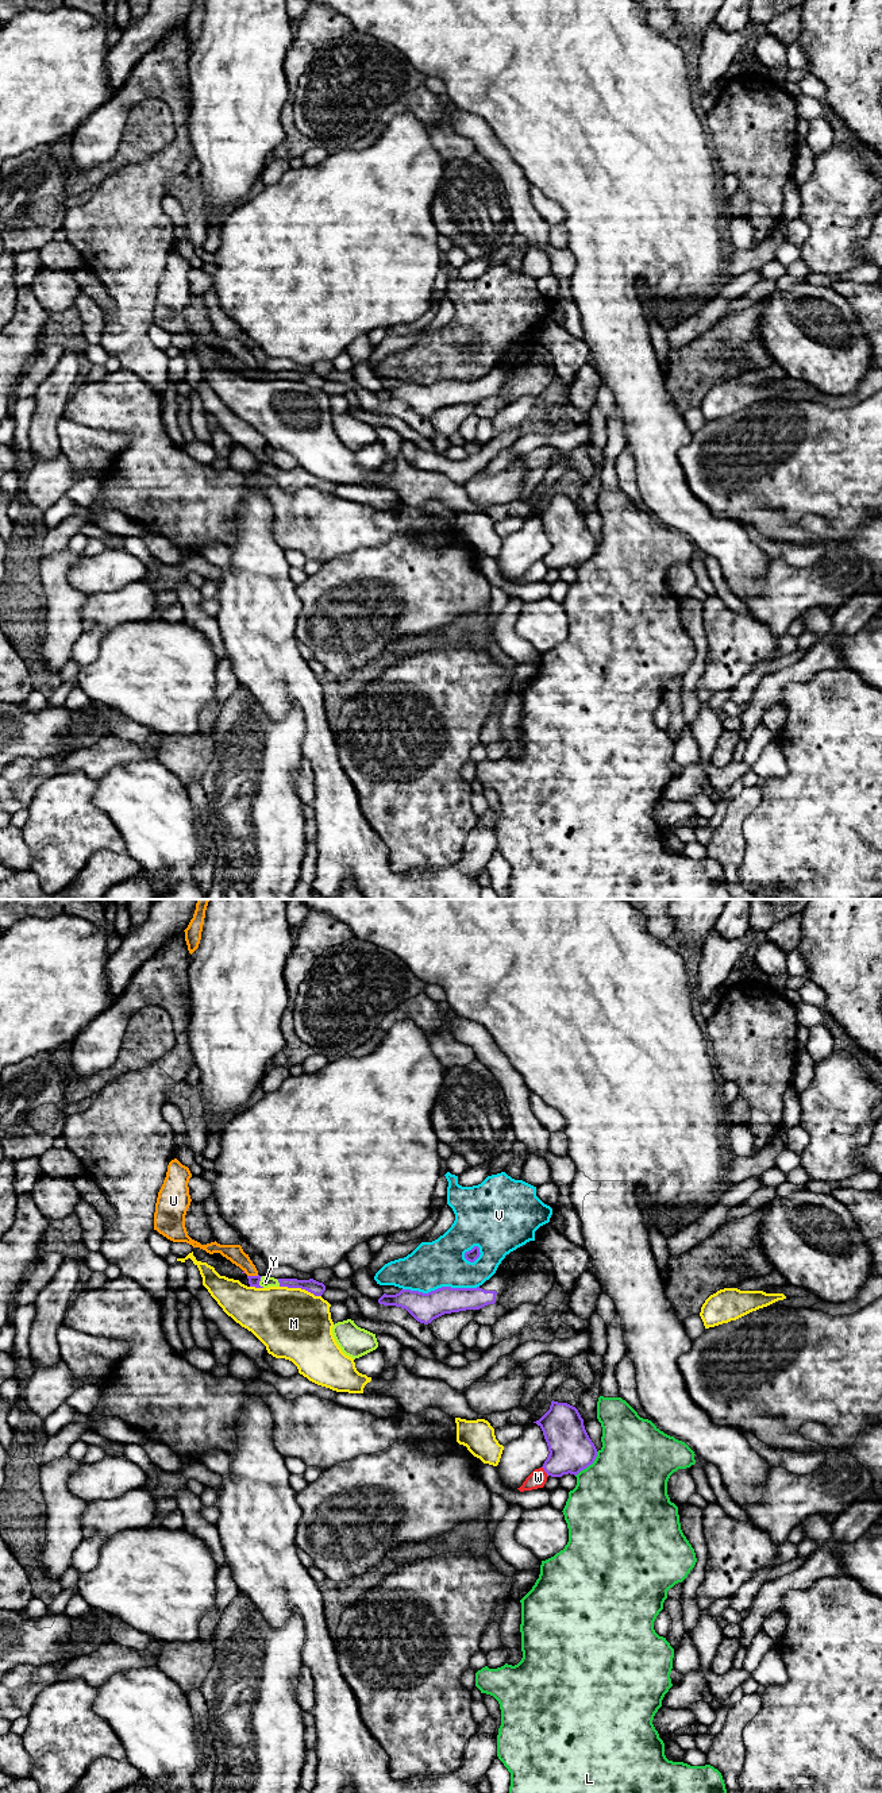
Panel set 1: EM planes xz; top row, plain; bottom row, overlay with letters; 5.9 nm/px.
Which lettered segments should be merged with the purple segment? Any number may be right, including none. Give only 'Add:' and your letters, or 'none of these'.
Add: none of these

